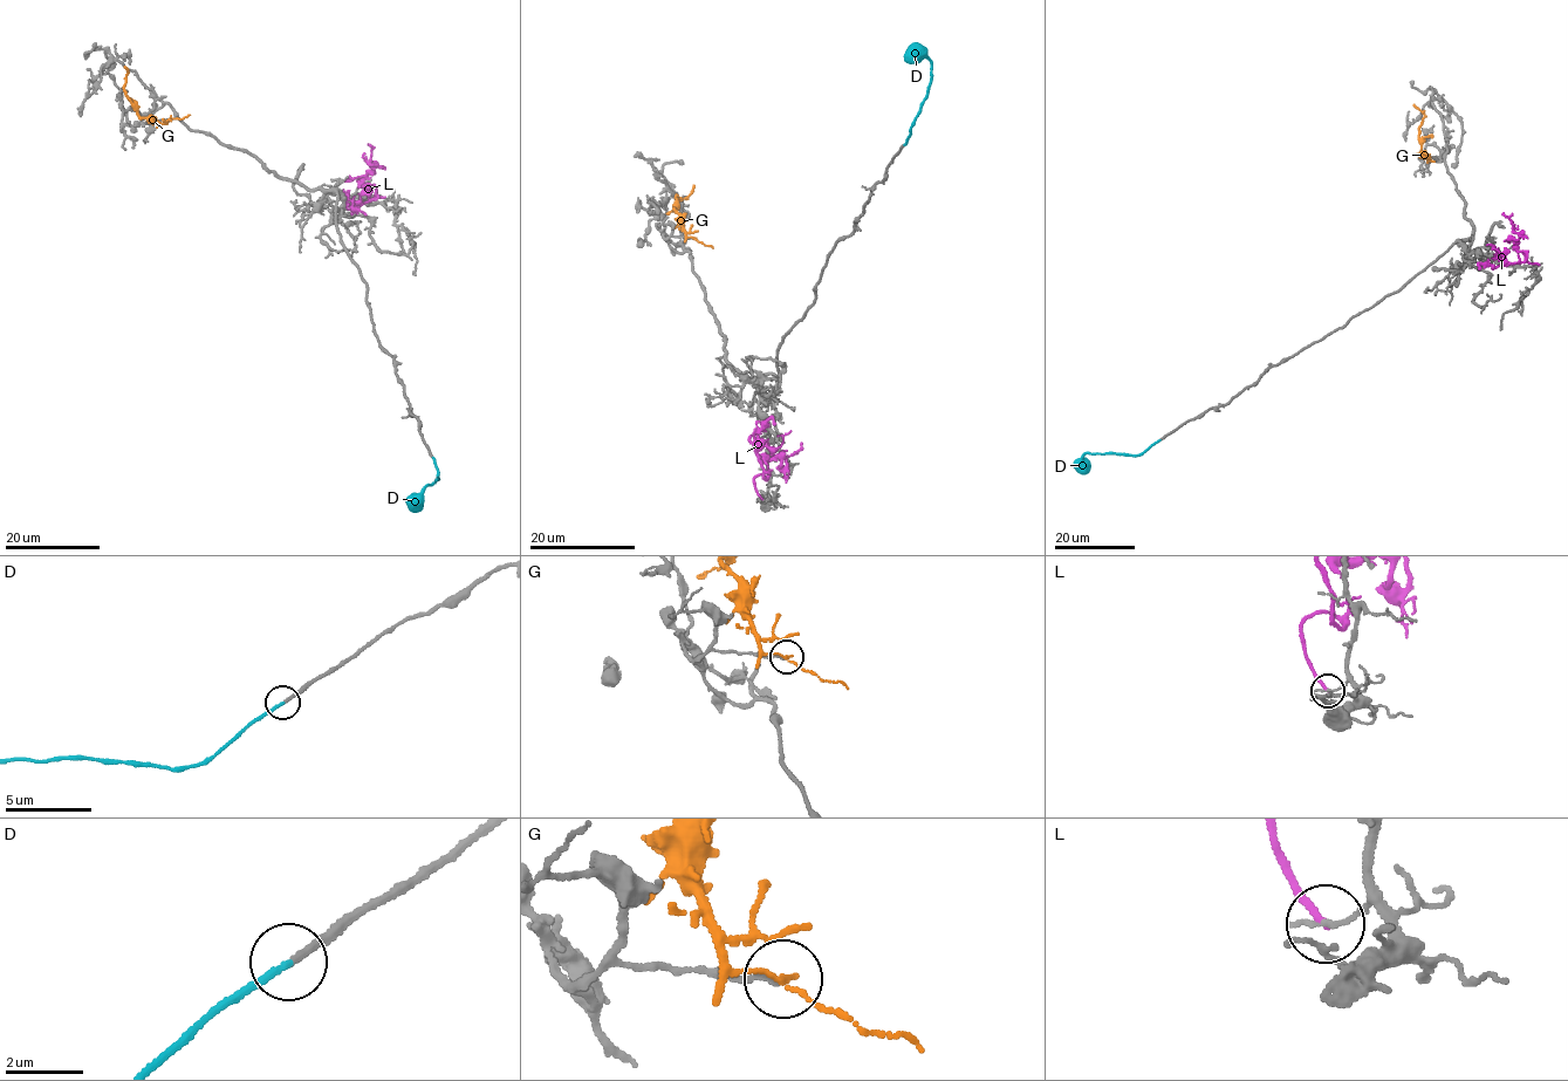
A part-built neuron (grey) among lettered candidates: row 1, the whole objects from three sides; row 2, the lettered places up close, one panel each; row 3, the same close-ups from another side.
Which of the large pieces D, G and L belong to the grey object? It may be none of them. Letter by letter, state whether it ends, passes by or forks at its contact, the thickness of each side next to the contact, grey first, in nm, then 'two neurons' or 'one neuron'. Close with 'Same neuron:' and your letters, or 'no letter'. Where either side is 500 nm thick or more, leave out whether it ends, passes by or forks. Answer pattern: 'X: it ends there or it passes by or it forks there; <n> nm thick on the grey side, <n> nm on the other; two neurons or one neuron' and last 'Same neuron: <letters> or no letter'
D: it ends there; 190 nm thick on the grey side, 190 nm on the other; one neuron
G: it passes by; 100 nm thick on the grey side, 130 nm on the other; two neurons
L: it ends there; 130 nm thick on the grey side, 170 nm on the other; two neurons
Same neuron: D

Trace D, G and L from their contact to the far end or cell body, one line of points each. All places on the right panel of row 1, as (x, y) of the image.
D: (1159, 439), (1136, 456), (1086, 453), (1084, 472)
G: (1430, 157), (1423, 156), (1418, 136), (1423, 114), (1414, 104)
L: (1539, 265), (1526, 260), (1526, 252), (1527, 258), (1520, 262), (1493, 267), (1478, 265), (1479, 268)

